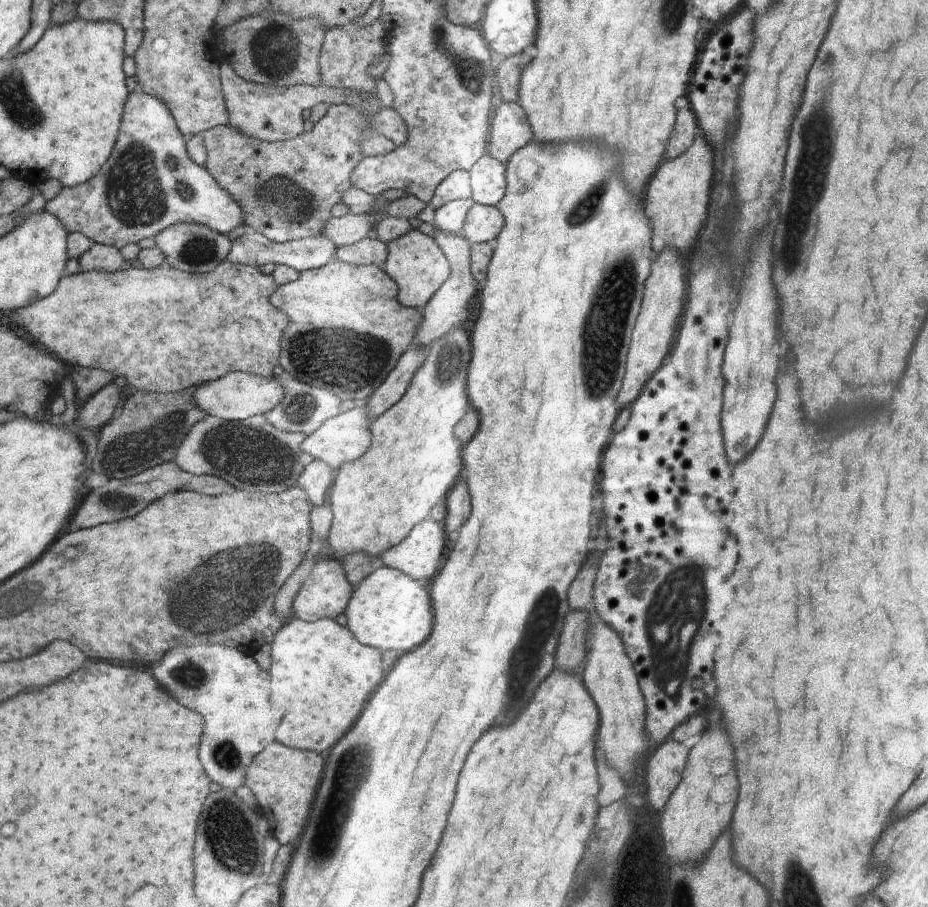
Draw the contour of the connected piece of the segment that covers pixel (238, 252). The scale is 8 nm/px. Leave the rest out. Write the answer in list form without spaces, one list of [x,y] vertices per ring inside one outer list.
[[[244,225],[243,227],[245,230],[244,234],[233,240],[232,250],[228,256],[228,260],[234,264],[256,265],[257,267],[266,266],[266,264],[286,265],[301,272],[323,267],[335,258],[335,250],[337,248],[332,244],[331,240],[328,240],[326,236],[321,234],[309,236],[306,239],[277,243],[249,226]]]

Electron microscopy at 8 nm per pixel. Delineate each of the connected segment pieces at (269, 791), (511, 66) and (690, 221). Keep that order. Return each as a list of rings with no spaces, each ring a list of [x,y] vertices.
[[[270,744],[270,748],[266,748],[266,752],[258,756],[258,760],[254,760],[254,768],[250,768],[250,780],[246,780],[246,786],[258,798],[260,812],[264,812],[264,816],[270,820],[272,836],[281,845],[290,844],[300,838],[310,816],[322,772],[324,760],[316,752],[294,750],[282,744]]]
[[[526,48],[526,52],[506,57],[498,67],[498,84],[501,101],[515,102],[518,100],[518,82],[522,70],[534,58],[534,50]]]
[[[700,128],[686,152],[664,160],[658,166],[642,196],[643,211],[653,230],[651,247],[654,254],[664,247],[672,247],[678,253],[678,250],[686,250],[690,244],[694,246],[700,229],[708,220],[715,171],[713,148]]]

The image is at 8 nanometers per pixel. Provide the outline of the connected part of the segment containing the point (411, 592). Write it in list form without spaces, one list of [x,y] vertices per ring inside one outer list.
[[[381,563],[356,588],[344,613],[347,627],[358,640],[362,640],[362,644],[408,652],[426,642],[432,632],[432,608],[426,590],[416,579]]]

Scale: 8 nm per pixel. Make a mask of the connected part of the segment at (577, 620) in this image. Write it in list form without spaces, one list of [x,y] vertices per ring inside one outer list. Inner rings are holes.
[[[569,611],[564,622],[561,642],[557,648],[557,668],[569,675],[582,674],[587,655],[585,636],[588,611]]]

